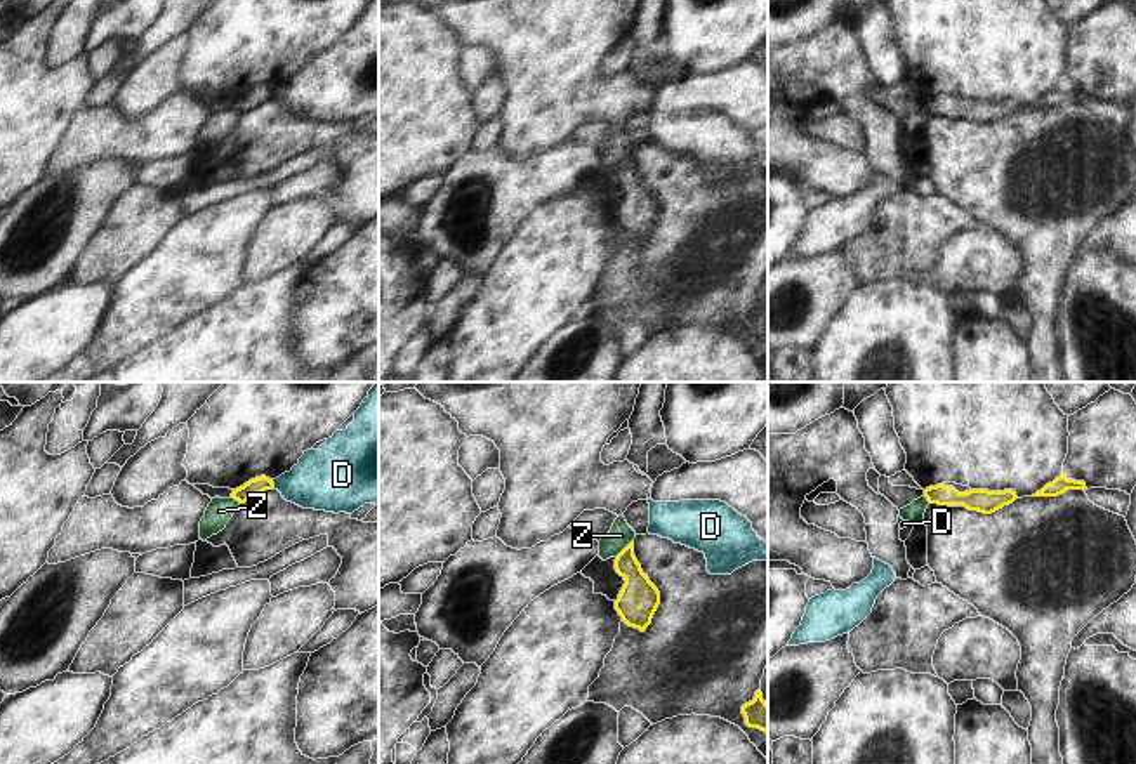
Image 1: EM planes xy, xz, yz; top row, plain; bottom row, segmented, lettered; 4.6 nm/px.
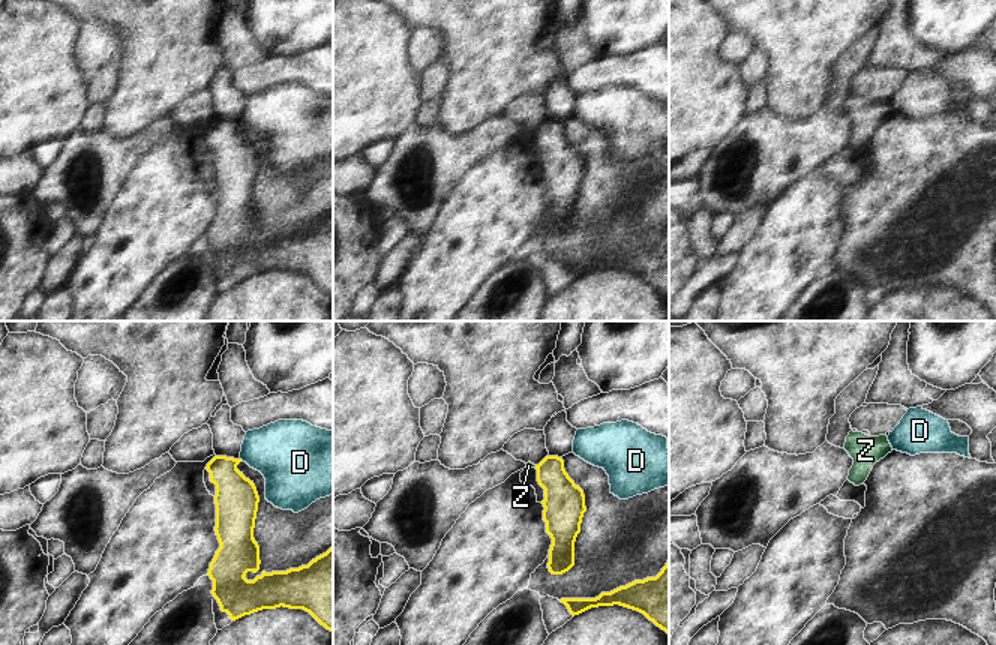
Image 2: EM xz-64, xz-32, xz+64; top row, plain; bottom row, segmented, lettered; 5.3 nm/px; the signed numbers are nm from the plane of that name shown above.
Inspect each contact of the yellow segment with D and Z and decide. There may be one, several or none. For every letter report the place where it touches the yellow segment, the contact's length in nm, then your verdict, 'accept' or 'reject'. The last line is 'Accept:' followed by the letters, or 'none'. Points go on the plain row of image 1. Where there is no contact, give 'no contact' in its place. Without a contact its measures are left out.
D: contact xy (273, 94); length 40 nm; reject
Z: contact xz (624, 160); length 110 nm; reject
Accept: none

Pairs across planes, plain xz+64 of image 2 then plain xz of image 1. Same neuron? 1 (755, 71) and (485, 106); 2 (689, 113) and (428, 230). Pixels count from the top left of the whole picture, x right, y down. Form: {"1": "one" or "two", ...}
{"1": "one", "2": "two"}

